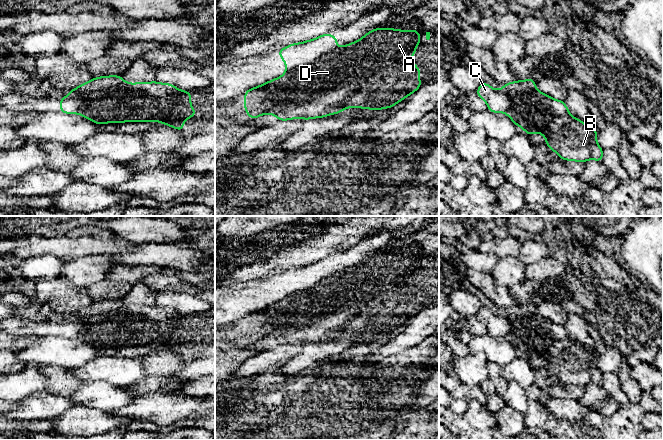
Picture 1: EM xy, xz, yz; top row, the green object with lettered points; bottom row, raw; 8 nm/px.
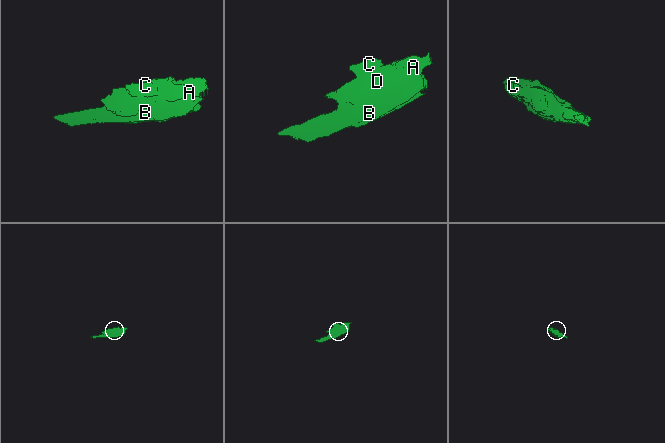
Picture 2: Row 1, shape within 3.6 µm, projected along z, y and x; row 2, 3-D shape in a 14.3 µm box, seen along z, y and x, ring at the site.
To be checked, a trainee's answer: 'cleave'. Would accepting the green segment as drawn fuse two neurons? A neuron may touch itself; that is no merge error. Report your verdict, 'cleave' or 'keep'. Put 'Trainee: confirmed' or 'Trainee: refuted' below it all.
keep
Trainee: refuted

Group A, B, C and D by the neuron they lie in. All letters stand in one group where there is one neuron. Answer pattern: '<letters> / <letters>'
A B C D

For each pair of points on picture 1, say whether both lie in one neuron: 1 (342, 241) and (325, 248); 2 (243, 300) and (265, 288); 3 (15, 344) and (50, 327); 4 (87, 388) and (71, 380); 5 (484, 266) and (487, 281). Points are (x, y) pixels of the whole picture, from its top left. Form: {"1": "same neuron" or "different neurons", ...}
{"1": "same neuron", "2": "same neuron", "3": "different neurons", "4": "different neurons", "5": "different neurons"}

